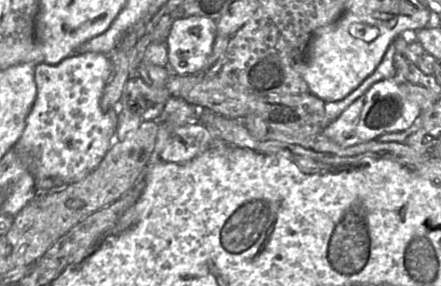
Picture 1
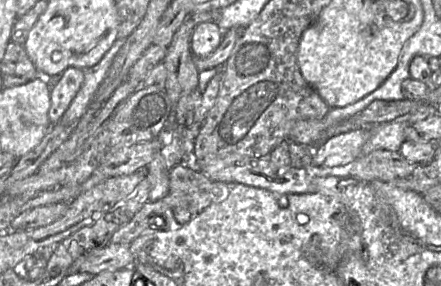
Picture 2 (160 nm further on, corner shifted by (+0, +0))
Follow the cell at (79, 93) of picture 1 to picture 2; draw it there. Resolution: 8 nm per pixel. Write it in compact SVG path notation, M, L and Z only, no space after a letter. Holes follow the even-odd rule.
M69 67L59 75L58 81L50 87L49 121L56 124L79 92L85 79L85 70Z

